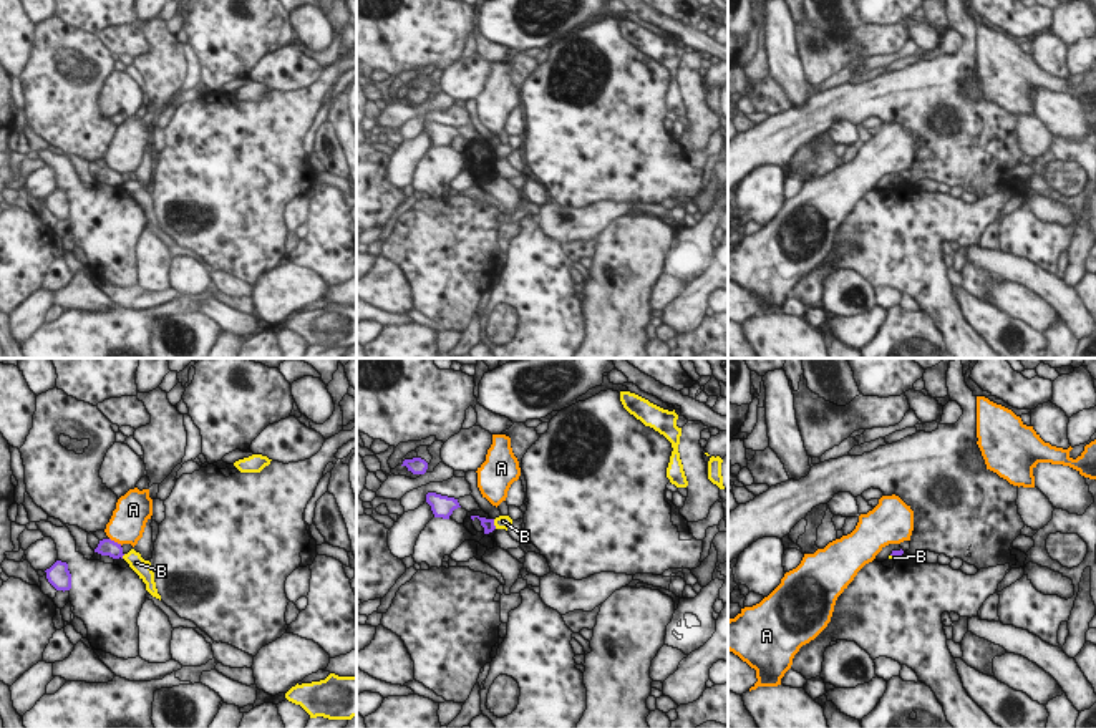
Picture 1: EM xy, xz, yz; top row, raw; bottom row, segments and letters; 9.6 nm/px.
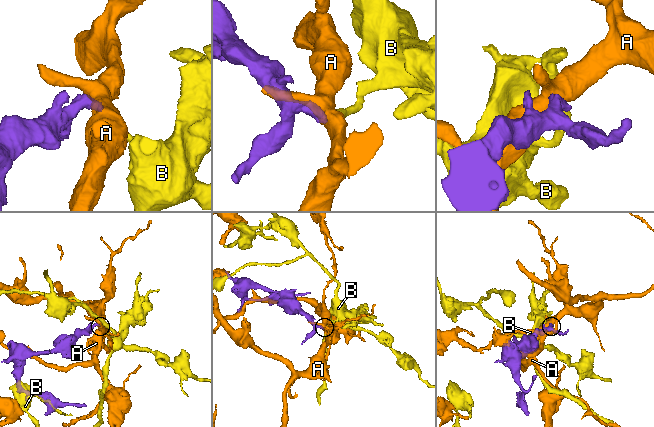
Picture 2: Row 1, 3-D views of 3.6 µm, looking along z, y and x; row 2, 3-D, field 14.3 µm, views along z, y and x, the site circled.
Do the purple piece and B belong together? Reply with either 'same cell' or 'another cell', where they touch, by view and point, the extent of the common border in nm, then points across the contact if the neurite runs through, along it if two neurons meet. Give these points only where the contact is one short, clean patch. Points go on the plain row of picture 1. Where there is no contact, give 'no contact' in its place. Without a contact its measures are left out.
another cell; meets purple in xz at (493, 153); contact 100 nm long; border along xz (493, 148), (496, 156)

